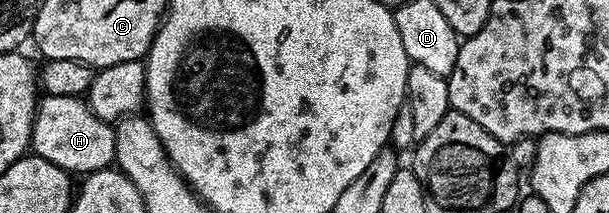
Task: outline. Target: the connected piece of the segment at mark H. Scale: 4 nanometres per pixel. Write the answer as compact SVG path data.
M44 95L35 110L30 151L72 174L96 172L115 164L115 129L93 114L86 99Z

